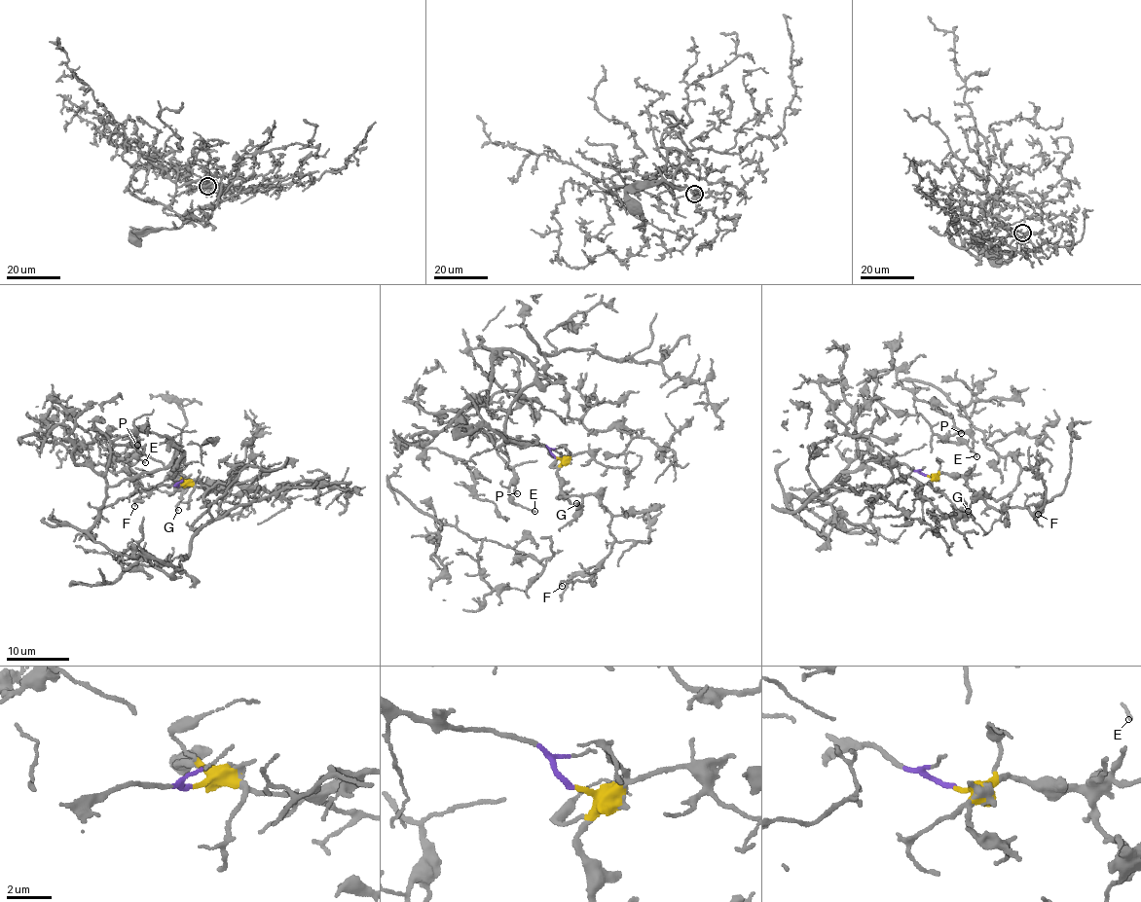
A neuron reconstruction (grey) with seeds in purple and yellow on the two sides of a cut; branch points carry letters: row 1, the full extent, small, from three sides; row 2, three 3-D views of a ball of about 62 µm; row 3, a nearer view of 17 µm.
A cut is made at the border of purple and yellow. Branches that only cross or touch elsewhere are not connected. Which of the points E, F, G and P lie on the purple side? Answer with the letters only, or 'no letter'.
E, P

